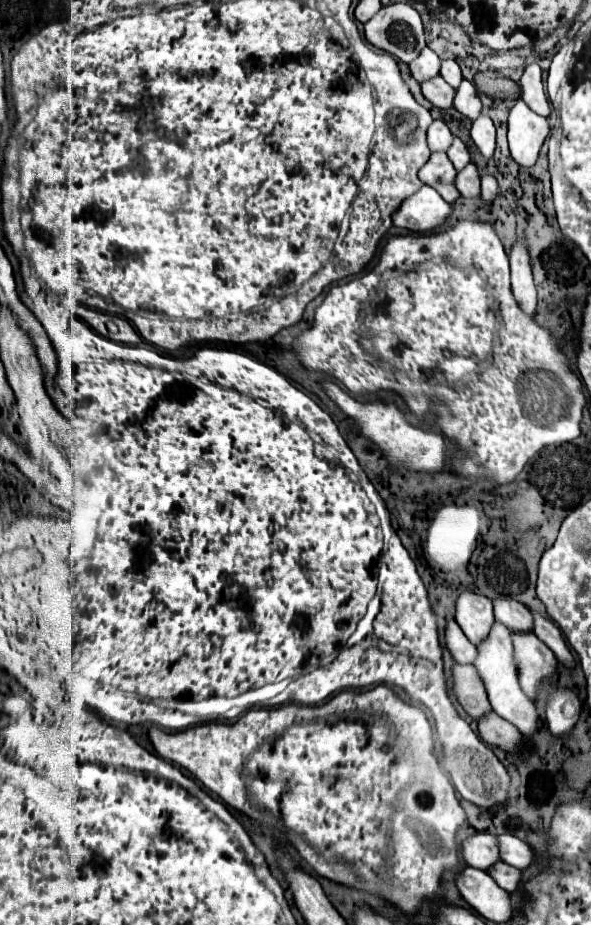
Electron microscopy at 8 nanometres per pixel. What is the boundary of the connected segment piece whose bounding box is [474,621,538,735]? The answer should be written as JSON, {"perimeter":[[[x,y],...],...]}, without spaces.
{"perimeter":[[[494,621],[494,627],[486,635],[486,639],[482,639],[482,643],[476,645],[476,651],[478,651],[478,655],[474,659],[474,667],[476,667],[478,675],[482,677],[482,683],[486,687],[488,701],[490,701],[492,709],[502,719],[506,719],[512,725],[516,725],[522,733],[530,735],[538,727],[538,715],[536,715],[534,703],[526,697],[526,693],[520,689],[520,683],[518,683],[516,667],[514,667],[514,659],[512,659],[510,631],[506,627],[502,627],[502,623]]]}

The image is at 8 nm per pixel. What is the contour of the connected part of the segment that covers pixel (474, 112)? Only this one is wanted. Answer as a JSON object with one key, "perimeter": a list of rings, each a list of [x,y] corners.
{"perimeter":[[[462,79],[460,87],[456,89],[456,95],[454,95],[454,107],[468,119],[476,119],[480,115],[480,109],[482,109],[482,103],[480,103],[480,97],[478,97],[478,91],[476,87]]]}

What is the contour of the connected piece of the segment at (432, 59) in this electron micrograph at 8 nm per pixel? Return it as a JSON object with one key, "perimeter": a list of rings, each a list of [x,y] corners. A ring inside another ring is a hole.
{"perimeter":[[[426,45],[422,49],[422,55],[418,55],[418,59],[414,59],[414,63],[410,63],[410,73],[418,83],[422,79],[430,79],[430,77],[438,75],[440,73],[440,57]]]}

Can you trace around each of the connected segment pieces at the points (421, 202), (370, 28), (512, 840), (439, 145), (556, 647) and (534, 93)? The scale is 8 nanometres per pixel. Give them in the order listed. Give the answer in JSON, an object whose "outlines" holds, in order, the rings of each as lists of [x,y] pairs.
{"outlines":[[[[422,185],[414,195],[410,195],[410,199],[402,201],[402,207],[398,207],[392,215],[392,221],[396,227],[426,233],[438,225],[444,225],[450,213],[450,205],[438,195],[438,191]]],[[[408,3],[382,7],[364,23],[364,35],[374,47],[398,57],[404,63],[410,63],[426,45],[422,19]]],[[[498,835],[498,849],[500,849],[500,859],[512,867],[524,869],[534,861],[534,853],[532,849],[522,843],[518,837],[514,835]]],[[[434,119],[428,127],[428,147],[430,151],[446,151],[452,141],[452,133],[442,119]]],[[[530,611],[532,613],[532,619],[534,619],[534,633],[540,641],[544,641],[552,651],[554,655],[562,661],[562,665],[568,665],[570,669],[574,667],[574,659],[566,647],[566,641],[560,633],[560,629],[556,627],[556,623],[548,617],[548,615],[542,615],[538,611]]],[[[530,63],[524,67],[520,87],[522,87],[520,97],[528,103],[528,107],[532,111],[536,111],[538,115],[548,117],[550,105],[548,105],[548,95],[546,95],[544,85],[542,85],[542,69],[538,67],[538,63]]]]}

